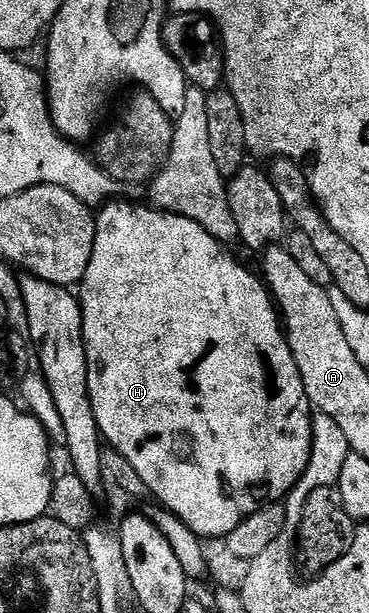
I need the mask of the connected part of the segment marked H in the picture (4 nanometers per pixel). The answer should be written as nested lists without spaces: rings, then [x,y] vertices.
[[[119,199],[107,202],[95,214],[95,219],[94,255],[90,259],[90,267],[86,267],[86,275],[83,281],[78,286],[78,296],[82,307],[82,319],[84,320],[84,346],[86,347],[86,359],[88,360],[90,403],[94,407],[94,419],[98,419],[101,438],[111,448],[118,450],[122,455],[126,455],[130,467],[134,467],[134,471],[138,471],[138,475],[142,475],[142,480],[146,482],[149,494],[153,498],[156,496],[155,500],[163,505],[165,509],[169,509],[171,513],[178,515],[178,519],[182,519],[182,523],[186,523],[186,527],[190,527],[190,531],[197,533],[201,539],[227,538],[228,533],[234,531],[234,527],[238,527],[238,523],[242,523],[250,515],[254,515],[266,505],[283,502],[288,494],[292,492],[293,487],[302,479],[302,475],[309,472],[312,465],[312,418],[314,410],[312,404],[308,402],[306,387],[302,387],[302,375],[298,371],[298,363],[294,363],[294,355],[288,346],[288,338],[282,328],[282,321],[278,316],[278,310],[272,300],[272,295],[257,274],[255,277],[246,266],[239,265],[224,250],[227,248],[221,242],[216,241],[214,235],[210,235],[210,231],[206,231],[206,227],[198,227],[198,223],[194,223],[194,219],[186,219],[182,215],[174,215],[173,213],[163,213],[161,209],[153,209],[151,204],[148,203],[133,203]]]

